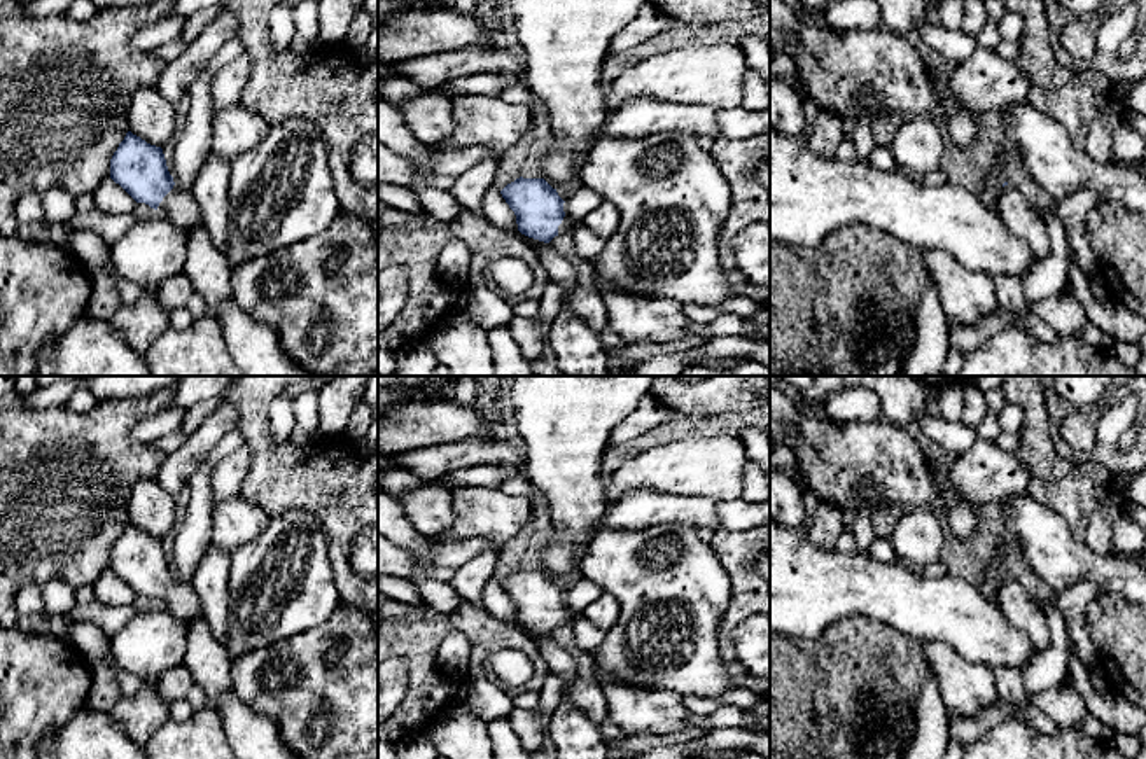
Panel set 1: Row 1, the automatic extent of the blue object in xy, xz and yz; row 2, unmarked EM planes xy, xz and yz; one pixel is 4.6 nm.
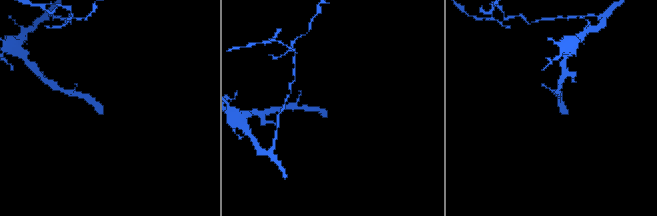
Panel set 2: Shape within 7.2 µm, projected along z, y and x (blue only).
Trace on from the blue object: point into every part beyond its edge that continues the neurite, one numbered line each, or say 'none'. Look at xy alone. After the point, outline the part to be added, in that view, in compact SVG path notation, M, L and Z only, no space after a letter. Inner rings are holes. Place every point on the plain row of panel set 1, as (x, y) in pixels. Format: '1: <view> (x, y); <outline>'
1: xy (179, 598); M177 577L163 589L157 603L187 626L203 616L203 605L192 584L180 582Z

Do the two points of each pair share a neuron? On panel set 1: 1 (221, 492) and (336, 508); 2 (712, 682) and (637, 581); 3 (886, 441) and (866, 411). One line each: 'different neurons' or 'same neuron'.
1: different neurons
2: same neuron
3: different neurons

